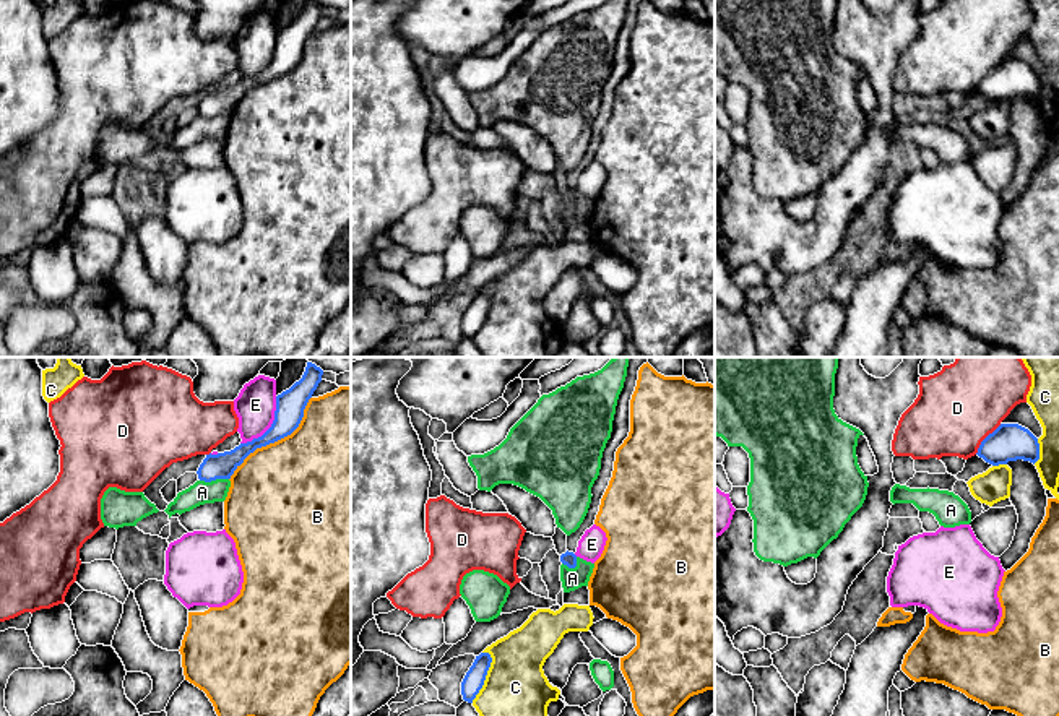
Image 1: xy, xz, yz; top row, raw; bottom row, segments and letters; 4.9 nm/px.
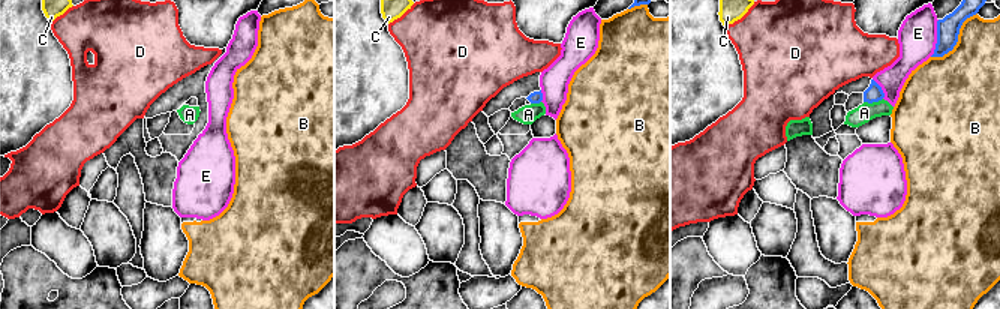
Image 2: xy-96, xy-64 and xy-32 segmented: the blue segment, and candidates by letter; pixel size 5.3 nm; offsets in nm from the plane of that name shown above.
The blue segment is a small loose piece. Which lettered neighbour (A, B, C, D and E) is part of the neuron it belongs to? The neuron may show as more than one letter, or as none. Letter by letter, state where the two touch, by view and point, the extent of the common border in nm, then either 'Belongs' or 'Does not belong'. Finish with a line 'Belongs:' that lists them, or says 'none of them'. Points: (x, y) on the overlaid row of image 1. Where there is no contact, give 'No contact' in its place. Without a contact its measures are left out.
A: Touches blue at xy (213, 479). Shared border 140 nm. Does not belong
B: Touches blue at xy (275, 440). Shared border 600 nm. Does not belong
C: Touches blue at xz (484, 677). Shared border 260 nm. Does not belong
D: Touches blue at yz (985, 439). Shared border 200 nm. Does not belong
E: Touches blue at xy (272, 426). Shared border 300 nm. Does not belong
Belongs: none of them

